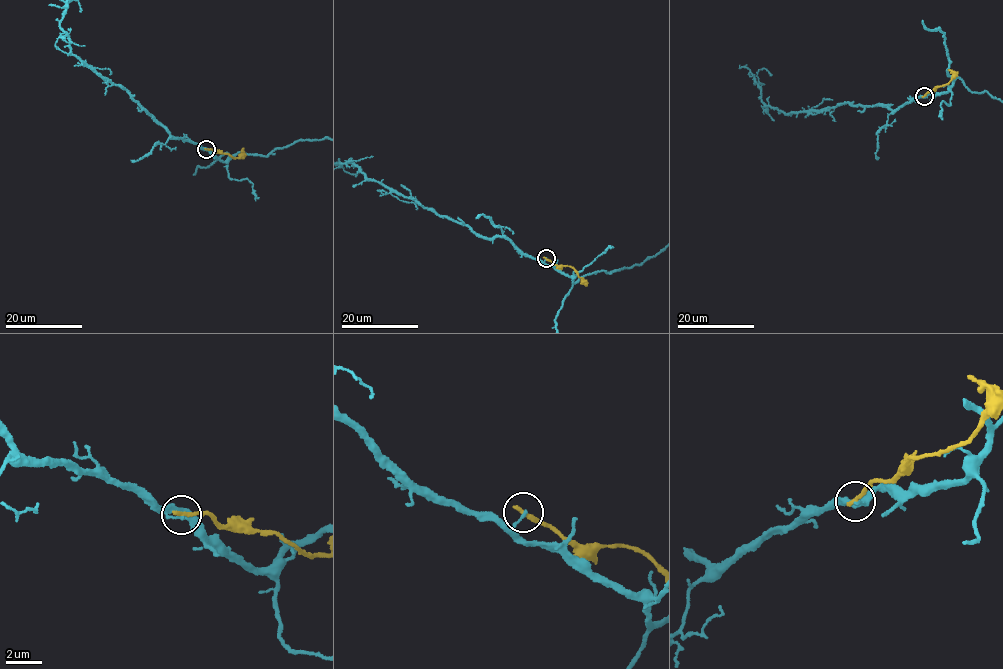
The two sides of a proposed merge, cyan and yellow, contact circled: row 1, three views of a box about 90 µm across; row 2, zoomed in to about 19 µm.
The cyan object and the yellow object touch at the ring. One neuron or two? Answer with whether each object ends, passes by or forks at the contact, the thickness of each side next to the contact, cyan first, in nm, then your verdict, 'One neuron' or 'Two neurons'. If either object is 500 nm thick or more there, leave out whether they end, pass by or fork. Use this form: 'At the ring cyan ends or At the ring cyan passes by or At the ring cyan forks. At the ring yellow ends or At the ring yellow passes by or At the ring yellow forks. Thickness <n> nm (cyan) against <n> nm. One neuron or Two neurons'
At the ring cyan ends. At the ring yellow ends. Thickness 130 nm (cyan) against 260 nm. Two neurons

